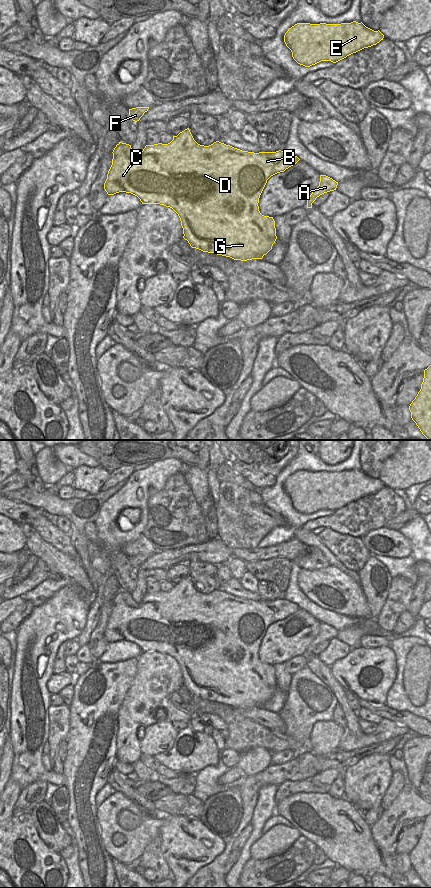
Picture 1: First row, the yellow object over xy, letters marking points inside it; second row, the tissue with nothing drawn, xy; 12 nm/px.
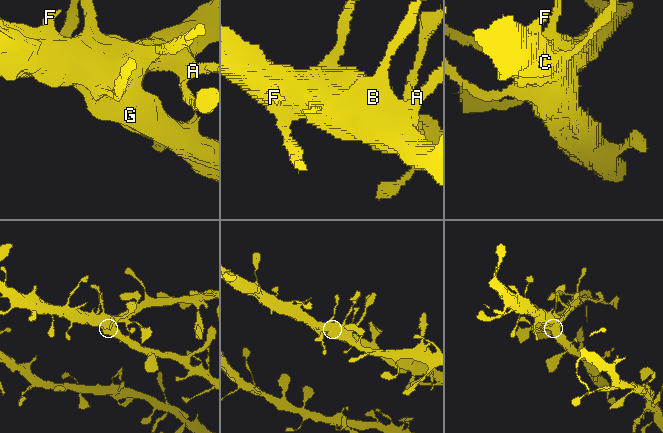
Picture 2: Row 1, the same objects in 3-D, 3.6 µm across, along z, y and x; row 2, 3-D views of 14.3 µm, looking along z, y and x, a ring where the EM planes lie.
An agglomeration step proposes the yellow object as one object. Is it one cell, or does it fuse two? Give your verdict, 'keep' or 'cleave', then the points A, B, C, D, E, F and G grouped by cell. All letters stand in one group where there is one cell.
keep; groups A B C D E F G

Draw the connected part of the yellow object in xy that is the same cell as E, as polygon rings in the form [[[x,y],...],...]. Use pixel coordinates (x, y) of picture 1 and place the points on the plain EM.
[[[353,469],[341,472],[297,471],[285,481],[284,490],[291,498],[292,505],[298,512],[310,515],[321,509],[336,511],[364,496],[376,493],[383,486],[384,483],[379,478],[374,479],[366,475],[362,470]]]

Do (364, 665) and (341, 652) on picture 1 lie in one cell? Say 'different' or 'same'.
different

